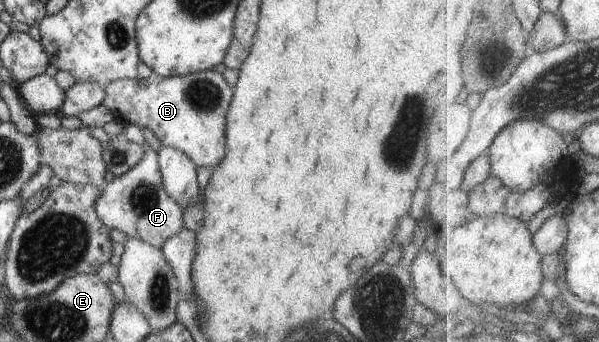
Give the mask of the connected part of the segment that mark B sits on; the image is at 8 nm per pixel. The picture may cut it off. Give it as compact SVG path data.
M140 61L135 78L115 80L106 85L102 104L123 125L150 129L159 138L161 146L182 151L196 167L215 171L227 153L225 115L233 97L231 89L223 76L214 70L162 78Z

